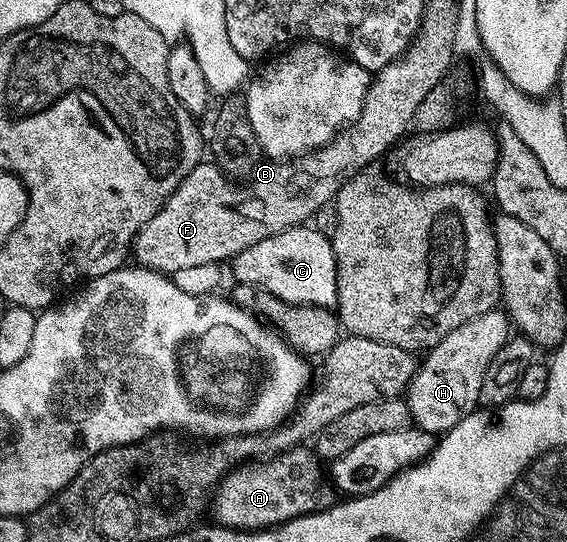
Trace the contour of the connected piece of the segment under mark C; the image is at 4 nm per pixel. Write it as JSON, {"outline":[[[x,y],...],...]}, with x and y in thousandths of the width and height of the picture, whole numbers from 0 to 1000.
{"outline":[[[511,417],[430,458],[411,472],[409,487],[416,518],[469,535],[496,555],[527,565],[596,563],[596,515],[580,454],[561,434],[541,430],[538,419]]]}

